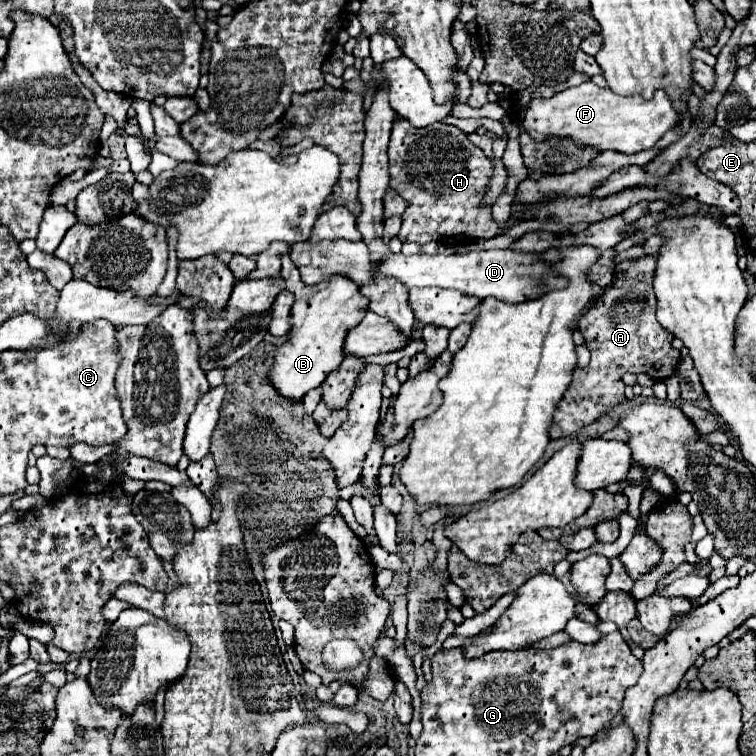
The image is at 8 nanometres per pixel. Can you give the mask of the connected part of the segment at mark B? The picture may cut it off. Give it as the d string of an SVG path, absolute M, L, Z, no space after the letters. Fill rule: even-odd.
M285 255L281 259L281 275L287 283L287 289L295 295L293 303L293 323L291 323L291 337L285 345L277 349L273 373L269 373L271 383L283 397L291 399L303 399L305 393L325 381L325 377L337 369L343 361L343 341L347 335L347 329L357 325L361 321L361 315L367 311L367 303L359 293L359 287L349 281L347 277L331 277L316 285L303 285L299 269L293 265L291 257Z

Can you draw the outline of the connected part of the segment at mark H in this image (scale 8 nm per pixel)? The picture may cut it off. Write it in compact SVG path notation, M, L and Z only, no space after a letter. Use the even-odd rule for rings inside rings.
M399 117L393 123L389 141L389 171L391 189L407 201L401 217L403 225L397 235L403 243L415 241L425 245L439 241L445 245L465 245L481 237L495 237L507 229L499 229L491 217L491 209L481 207L493 165L483 151L469 141L467 133L455 125L417 129Z

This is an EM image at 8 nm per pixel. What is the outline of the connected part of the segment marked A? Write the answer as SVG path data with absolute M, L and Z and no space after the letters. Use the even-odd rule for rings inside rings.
M641 257L633 261L621 261L615 267L617 283L607 287L595 301L595 305L579 319L579 331L585 337L585 345L591 351L591 363L585 369L573 371L573 381L565 391L553 415L553 425L549 429L551 439L571 435L583 425L599 419L607 407L625 401L623 395L623 373L647 373L655 381L665 381L671 377L679 365L679 351L671 347L675 339L655 317L655 293L653 293L653 273L657 267L657 257Z

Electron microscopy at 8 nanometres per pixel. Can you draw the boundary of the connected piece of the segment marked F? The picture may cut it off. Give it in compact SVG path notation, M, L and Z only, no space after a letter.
M585 81L577 87L555 93L549 99L531 101L525 111L523 127L527 133L541 141L547 135L573 137L579 145L593 145L601 151L613 149L621 153L637 153L651 149L669 129L679 121L679 111L673 109L671 97L663 89L657 89L651 101L645 101L639 95L623 97L613 93L607 87L599 87L593 81Z

